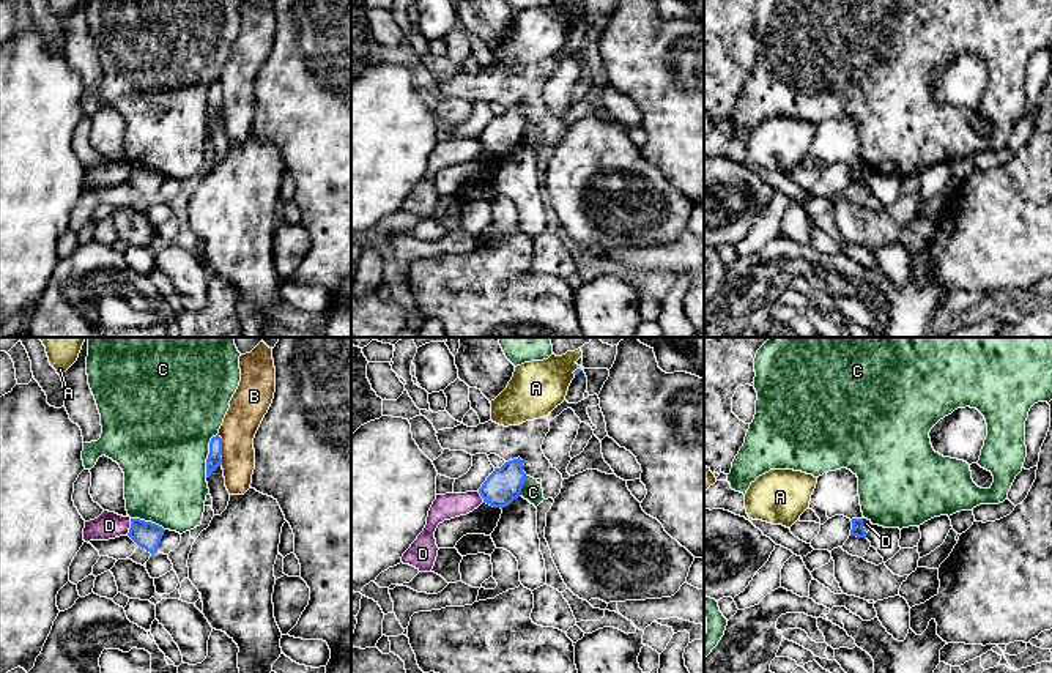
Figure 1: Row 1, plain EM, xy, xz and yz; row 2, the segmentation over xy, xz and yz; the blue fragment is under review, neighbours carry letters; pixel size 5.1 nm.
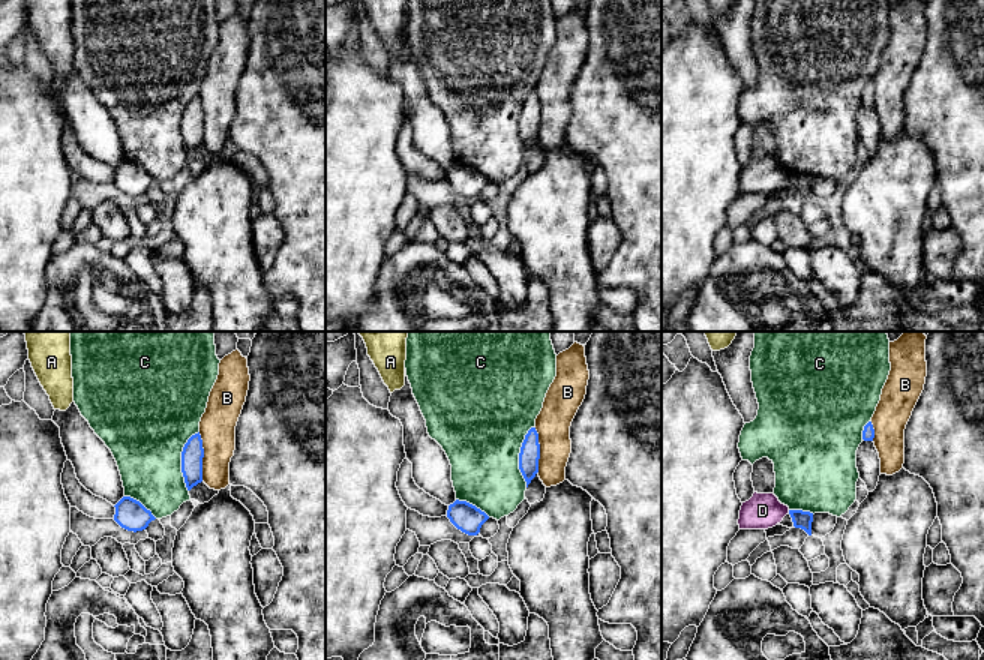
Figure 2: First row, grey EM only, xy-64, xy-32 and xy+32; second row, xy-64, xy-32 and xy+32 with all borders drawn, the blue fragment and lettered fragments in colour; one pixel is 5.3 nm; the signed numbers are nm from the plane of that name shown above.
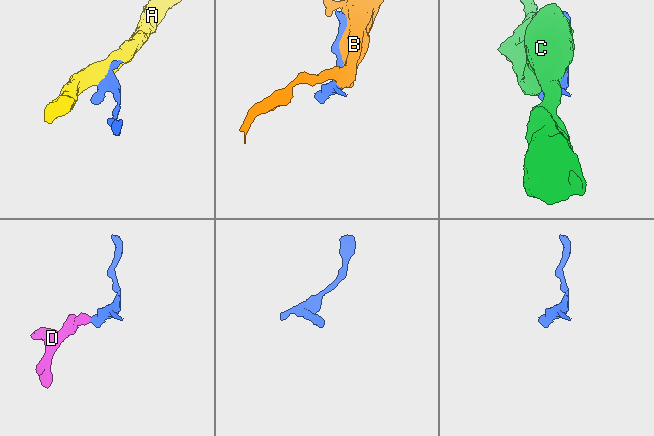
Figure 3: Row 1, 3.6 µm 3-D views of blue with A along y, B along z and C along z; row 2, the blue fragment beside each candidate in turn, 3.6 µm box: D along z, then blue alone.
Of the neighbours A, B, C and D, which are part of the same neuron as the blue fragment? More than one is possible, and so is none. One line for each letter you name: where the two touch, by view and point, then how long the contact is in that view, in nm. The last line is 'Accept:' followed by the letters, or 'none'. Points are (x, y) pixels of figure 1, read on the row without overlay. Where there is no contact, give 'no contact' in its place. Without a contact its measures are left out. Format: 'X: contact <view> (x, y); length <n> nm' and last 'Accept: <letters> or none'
D: contact xy (131, 174); length 80 nm
Accept: D

